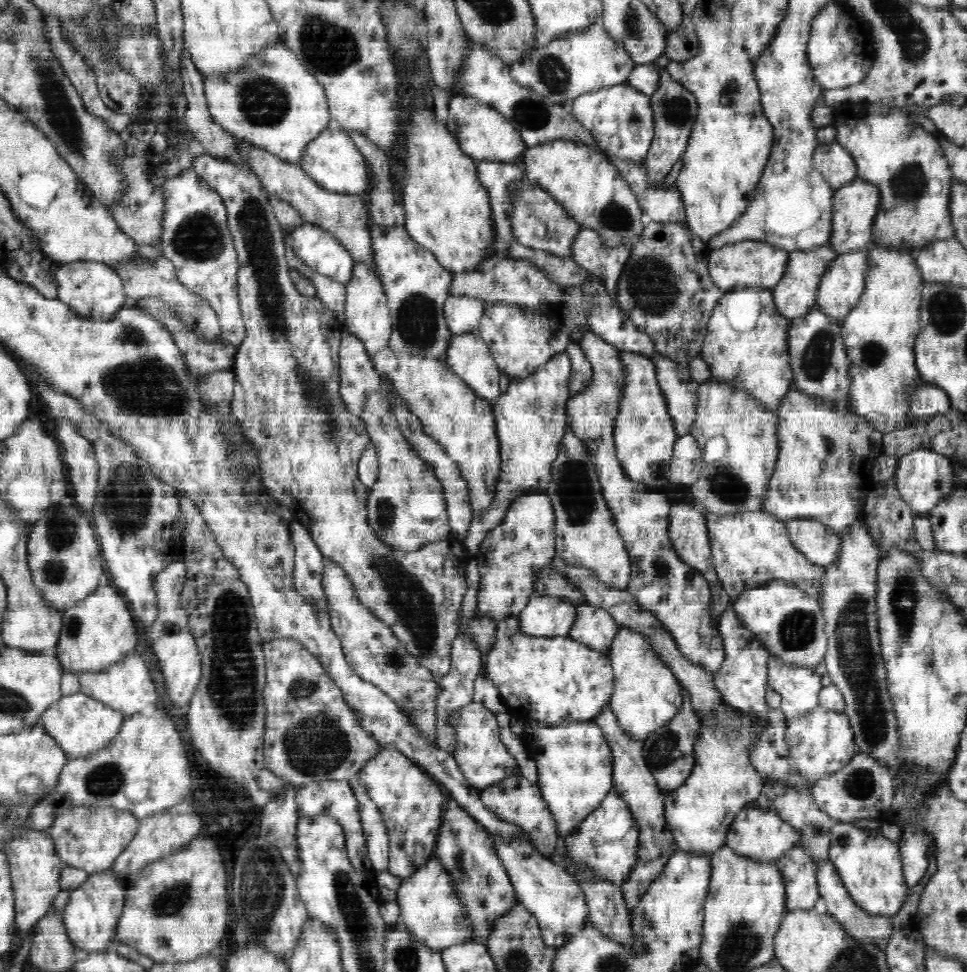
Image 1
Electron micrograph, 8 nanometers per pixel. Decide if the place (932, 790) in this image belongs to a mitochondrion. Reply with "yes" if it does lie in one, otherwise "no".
no

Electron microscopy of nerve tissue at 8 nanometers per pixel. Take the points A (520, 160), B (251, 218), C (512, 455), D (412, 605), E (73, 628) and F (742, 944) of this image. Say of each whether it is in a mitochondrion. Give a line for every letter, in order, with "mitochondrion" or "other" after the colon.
A: other
B: mitochondrion
C: other
D: mitochondrion
E: mitochondrion
F: mitochondrion

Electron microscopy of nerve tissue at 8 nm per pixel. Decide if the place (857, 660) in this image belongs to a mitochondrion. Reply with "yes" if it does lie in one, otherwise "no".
yes

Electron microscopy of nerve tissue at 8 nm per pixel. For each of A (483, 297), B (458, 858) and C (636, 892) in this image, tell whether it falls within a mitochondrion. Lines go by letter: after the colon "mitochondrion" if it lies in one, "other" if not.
A: other
B: mitochondrion
C: other

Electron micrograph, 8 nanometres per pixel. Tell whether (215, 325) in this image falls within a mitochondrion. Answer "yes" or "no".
no

